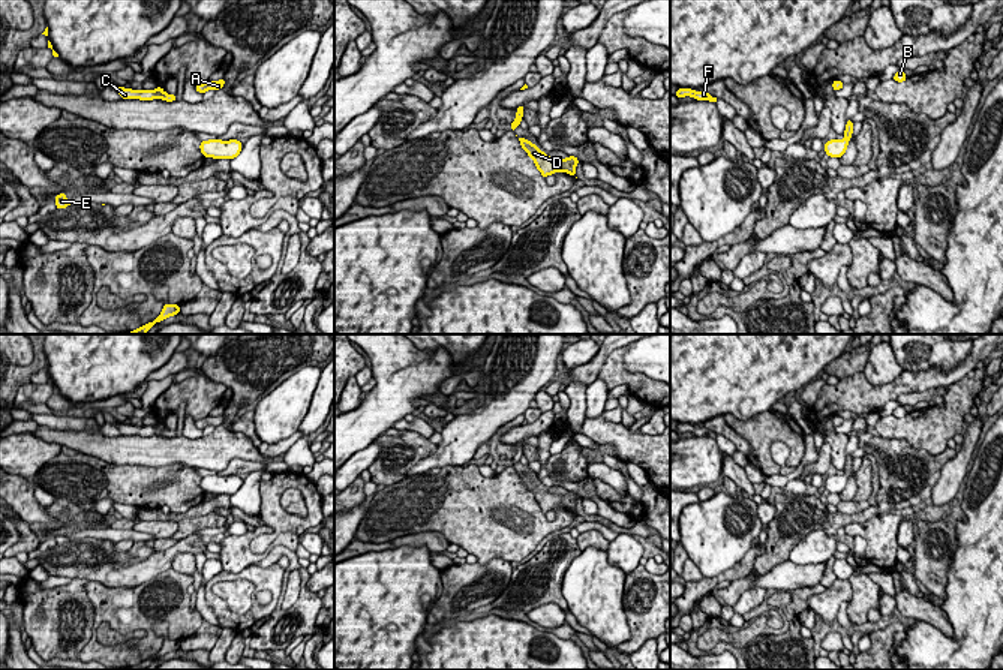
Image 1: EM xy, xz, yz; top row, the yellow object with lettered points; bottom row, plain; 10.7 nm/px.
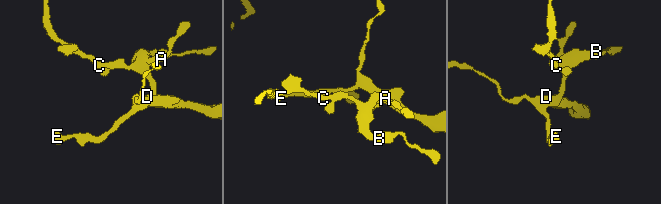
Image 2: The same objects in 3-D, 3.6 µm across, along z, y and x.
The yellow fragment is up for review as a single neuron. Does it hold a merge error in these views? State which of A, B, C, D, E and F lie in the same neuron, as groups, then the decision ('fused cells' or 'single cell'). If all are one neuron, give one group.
A B C D E F | single cell

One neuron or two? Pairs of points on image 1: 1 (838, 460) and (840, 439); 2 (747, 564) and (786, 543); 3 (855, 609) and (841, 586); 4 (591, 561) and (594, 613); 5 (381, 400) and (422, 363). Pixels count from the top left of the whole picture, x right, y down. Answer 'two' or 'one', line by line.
1: one
2: two
3: two
4: one
5: one

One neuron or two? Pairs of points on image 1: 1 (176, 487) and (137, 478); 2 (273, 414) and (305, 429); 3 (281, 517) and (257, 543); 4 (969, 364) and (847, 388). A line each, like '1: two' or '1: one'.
1: one
2: one
3: one
4: one

